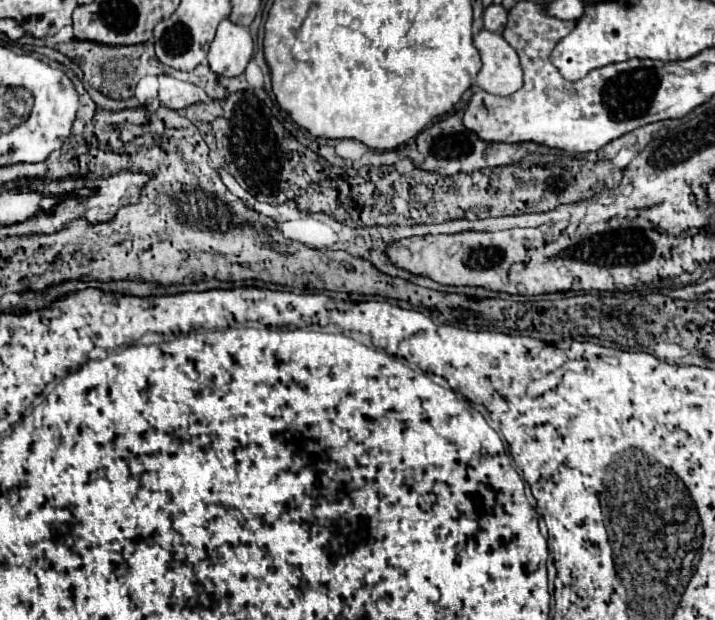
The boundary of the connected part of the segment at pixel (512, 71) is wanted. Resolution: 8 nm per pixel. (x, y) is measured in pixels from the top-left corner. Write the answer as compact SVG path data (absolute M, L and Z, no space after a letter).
M482 29L476 37L474 37L474 47L478 49L480 57L482 57L482 69L478 71L474 85L492 93L492 95L512 95L516 93L522 85L524 85L524 71L520 67L520 59L516 55L516 51L506 43L506 39L498 33L486 31Z

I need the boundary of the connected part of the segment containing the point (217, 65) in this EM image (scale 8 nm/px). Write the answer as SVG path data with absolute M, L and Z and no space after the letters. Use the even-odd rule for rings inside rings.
M224 19L208 51L210 69L224 77L236 77L244 71L254 53L254 41L246 27Z

